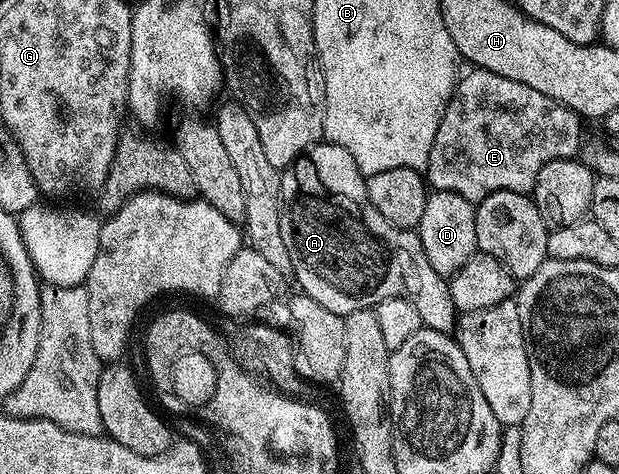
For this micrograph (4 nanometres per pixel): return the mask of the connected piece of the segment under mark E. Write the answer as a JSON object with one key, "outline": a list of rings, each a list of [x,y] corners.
{"outline":[[[474,68],[457,85],[453,98],[444,106],[441,122],[431,143],[427,181],[434,190],[454,193],[471,202],[479,202],[495,191],[515,191],[532,194],[535,179],[547,163],[569,159],[574,156],[577,136],[581,133],[582,122],[577,114],[560,105],[555,99],[503,75],[488,73],[486,69]]]}

